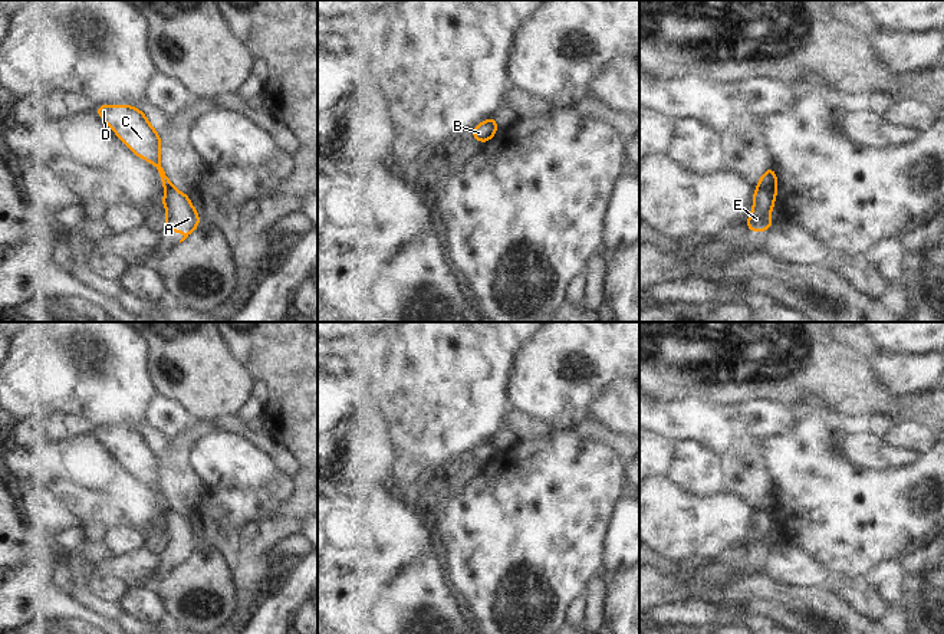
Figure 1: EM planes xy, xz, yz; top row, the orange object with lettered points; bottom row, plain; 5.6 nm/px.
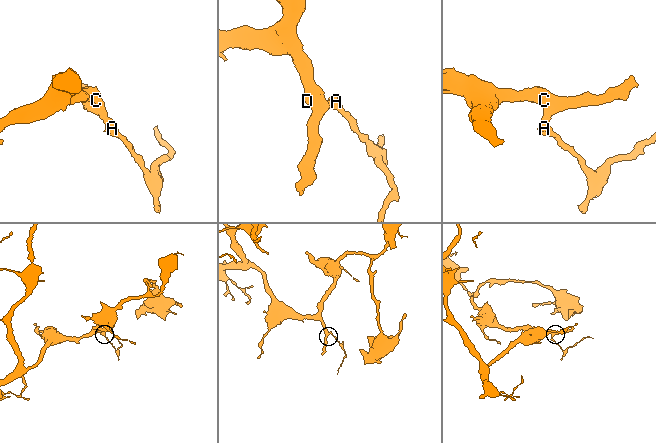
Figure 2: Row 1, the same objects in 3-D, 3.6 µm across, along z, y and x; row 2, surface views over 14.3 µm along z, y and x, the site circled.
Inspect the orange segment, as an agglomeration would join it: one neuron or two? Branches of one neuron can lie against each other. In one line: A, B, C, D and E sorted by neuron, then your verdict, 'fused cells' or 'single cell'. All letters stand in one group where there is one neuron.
A E / B C D | fused cells

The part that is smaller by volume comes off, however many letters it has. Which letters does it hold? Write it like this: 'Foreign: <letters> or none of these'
Foreign: A, E.

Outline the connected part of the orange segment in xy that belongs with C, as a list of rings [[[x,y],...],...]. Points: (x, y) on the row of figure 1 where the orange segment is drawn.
[[[98,105],[95,111],[136,157],[158,170],[165,190],[172,187],[161,167],[161,137],[141,109],[131,105]]]

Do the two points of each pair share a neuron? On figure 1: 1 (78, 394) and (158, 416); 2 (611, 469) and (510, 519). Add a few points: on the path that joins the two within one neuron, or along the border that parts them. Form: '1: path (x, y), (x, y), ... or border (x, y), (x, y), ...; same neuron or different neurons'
1: border (158, 394), (150, 410), (150, 421), (171, 439); different neurons
2: path (586, 476), (569, 483), (535, 518); same neuron

